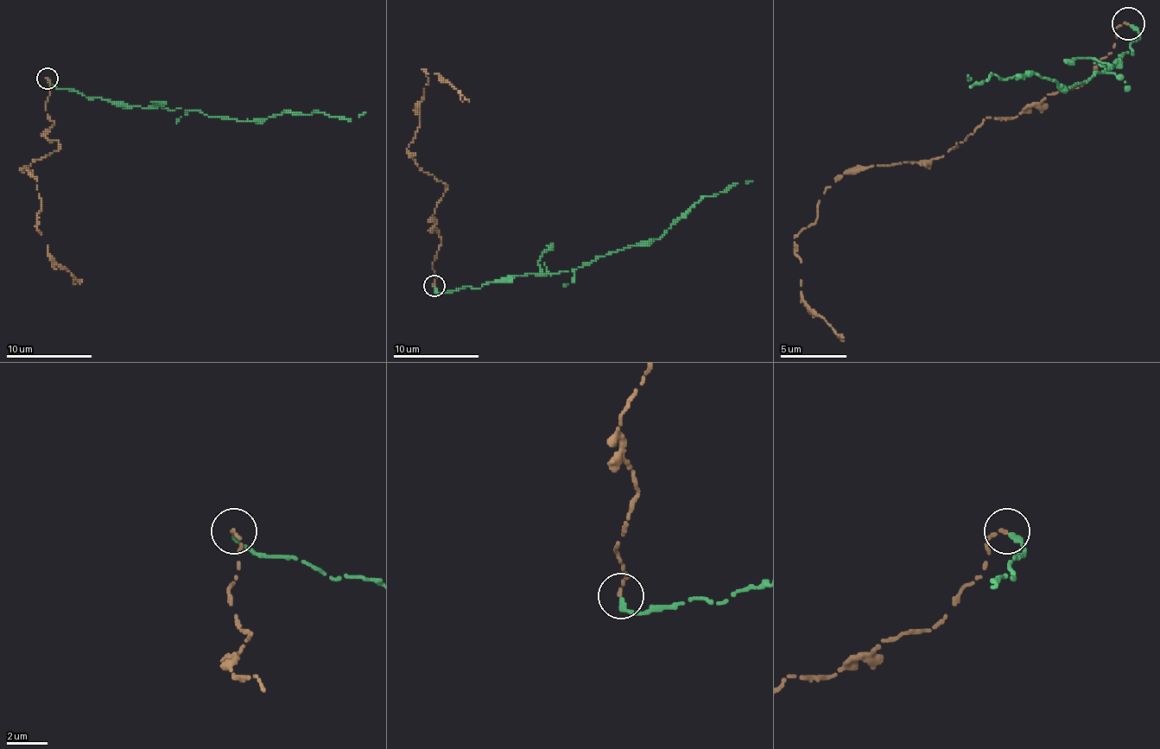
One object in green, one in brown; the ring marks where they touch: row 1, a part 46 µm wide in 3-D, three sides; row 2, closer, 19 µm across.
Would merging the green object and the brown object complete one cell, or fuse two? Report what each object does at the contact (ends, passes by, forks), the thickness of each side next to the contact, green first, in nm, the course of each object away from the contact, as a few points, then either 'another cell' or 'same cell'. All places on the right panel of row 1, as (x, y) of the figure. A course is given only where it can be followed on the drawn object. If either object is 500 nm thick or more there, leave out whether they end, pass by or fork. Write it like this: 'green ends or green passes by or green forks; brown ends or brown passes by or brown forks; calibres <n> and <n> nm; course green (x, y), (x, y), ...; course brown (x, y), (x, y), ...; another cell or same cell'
green ends; brown ends; calibres 280 and 190 nm; course green (1129, 26), (1139, 32), (1129, 46), (1132, 52), (1069, 88), (1036, 75), (990, 75), (970, 85), (967, 75); course brown (1129, 22), (1086, 82), (1013, 118), (986, 118), (941, 158), (845, 171), (795, 238), (801, 300), (845, 336); another cell

